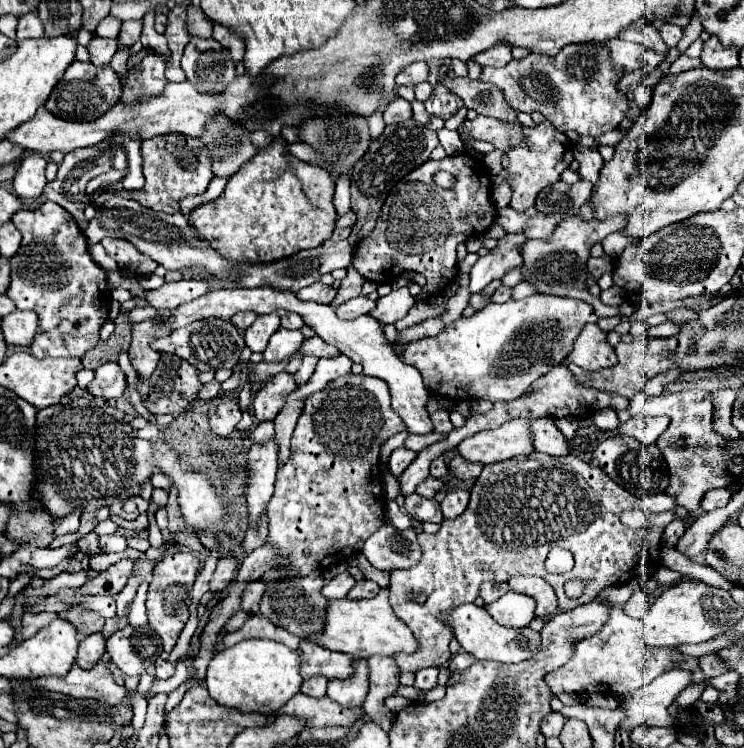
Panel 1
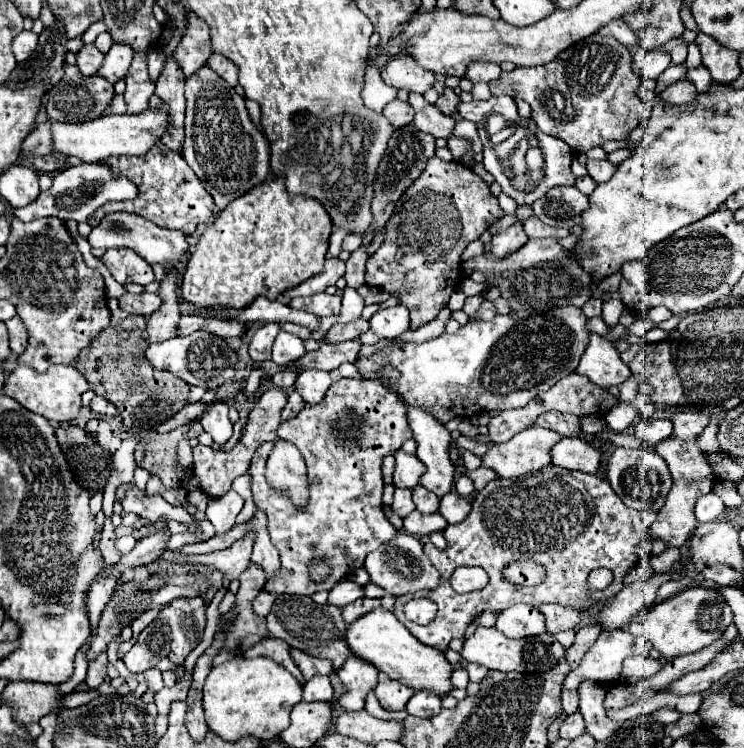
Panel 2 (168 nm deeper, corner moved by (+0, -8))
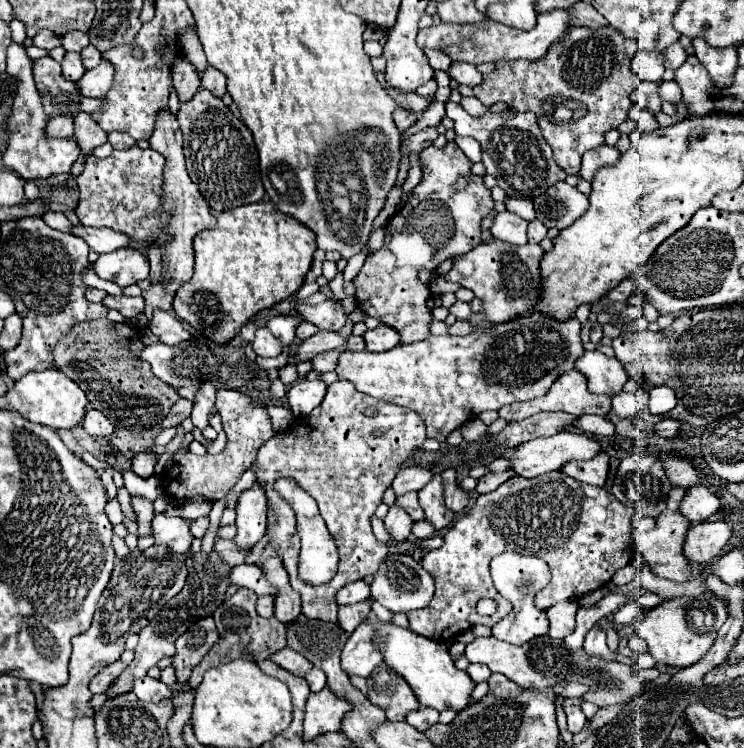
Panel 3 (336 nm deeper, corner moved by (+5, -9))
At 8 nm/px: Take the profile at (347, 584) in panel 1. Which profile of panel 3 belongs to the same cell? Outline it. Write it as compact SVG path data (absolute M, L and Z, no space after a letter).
M364 580L350 582L344 588L340 588L338 594L336 594L336 602L340 606L342 604L356 604L356 602L362 602L362 600L368 600L368 598L370 598L370 584L366 584Z

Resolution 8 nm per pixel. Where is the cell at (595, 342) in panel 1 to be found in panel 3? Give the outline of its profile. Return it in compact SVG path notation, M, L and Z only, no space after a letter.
M598 350L584 352L582 358L576 360L576 370L586 376L588 390L592 394L616 396L622 392L628 380L628 372L624 370L624 366L616 358L606 356Z

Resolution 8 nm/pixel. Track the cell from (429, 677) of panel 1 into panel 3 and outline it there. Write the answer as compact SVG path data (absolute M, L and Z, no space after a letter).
M418 708L416 712L410 712L408 716L406 716L406 722L410 724L410 726L414 726L416 730L420 730L420 732L424 732L424 730L428 730L432 724L436 724L438 722L438 712L436 710L432 710L432 708Z

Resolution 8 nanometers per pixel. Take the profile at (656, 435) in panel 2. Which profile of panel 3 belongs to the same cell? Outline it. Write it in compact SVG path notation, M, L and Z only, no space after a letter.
M662 420L654 426L654 433L662 438L672 439L680 432L680 422L676 420Z

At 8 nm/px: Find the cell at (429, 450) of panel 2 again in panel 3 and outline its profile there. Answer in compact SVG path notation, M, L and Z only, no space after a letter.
M432 470L434 472L434 478L418 492L418 498L420 498L420 506L424 510L424 516L426 520L436 528L436 530L442 530L446 526L452 524L454 520L454 512L446 508L444 500L442 500L442 476L438 470Z

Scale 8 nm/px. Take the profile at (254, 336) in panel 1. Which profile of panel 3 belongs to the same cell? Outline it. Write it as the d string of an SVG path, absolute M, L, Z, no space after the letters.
M266 326L256 330L256 340L252 342L252 348L254 348L254 352L258 356L274 358L274 356L280 356L282 354L282 344L272 336L272 332Z

